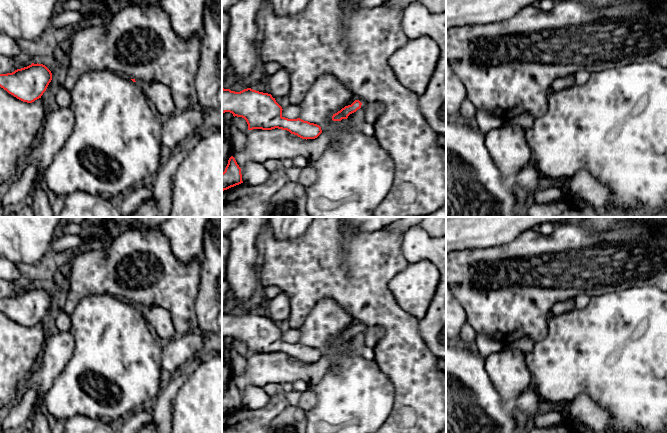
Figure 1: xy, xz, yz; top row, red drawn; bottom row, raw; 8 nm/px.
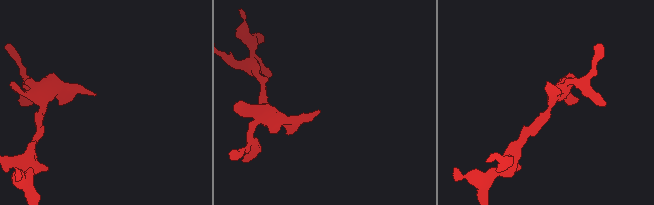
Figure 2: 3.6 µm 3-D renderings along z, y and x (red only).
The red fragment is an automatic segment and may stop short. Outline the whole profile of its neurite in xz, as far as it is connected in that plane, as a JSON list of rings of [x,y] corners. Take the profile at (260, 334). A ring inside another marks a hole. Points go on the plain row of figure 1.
[[[222,312],[222,337],[230,336],[234,341],[244,342],[248,348],[248,354],[278,352],[306,364],[315,363],[322,357],[321,351],[317,348],[300,342],[283,341],[282,334],[271,318],[251,312],[240,316]]]

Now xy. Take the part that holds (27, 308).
[[[34,288],[12,297],[0,298],[0,311],[17,323],[32,327],[41,322],[52,304],[51,295],[43,288]]]

